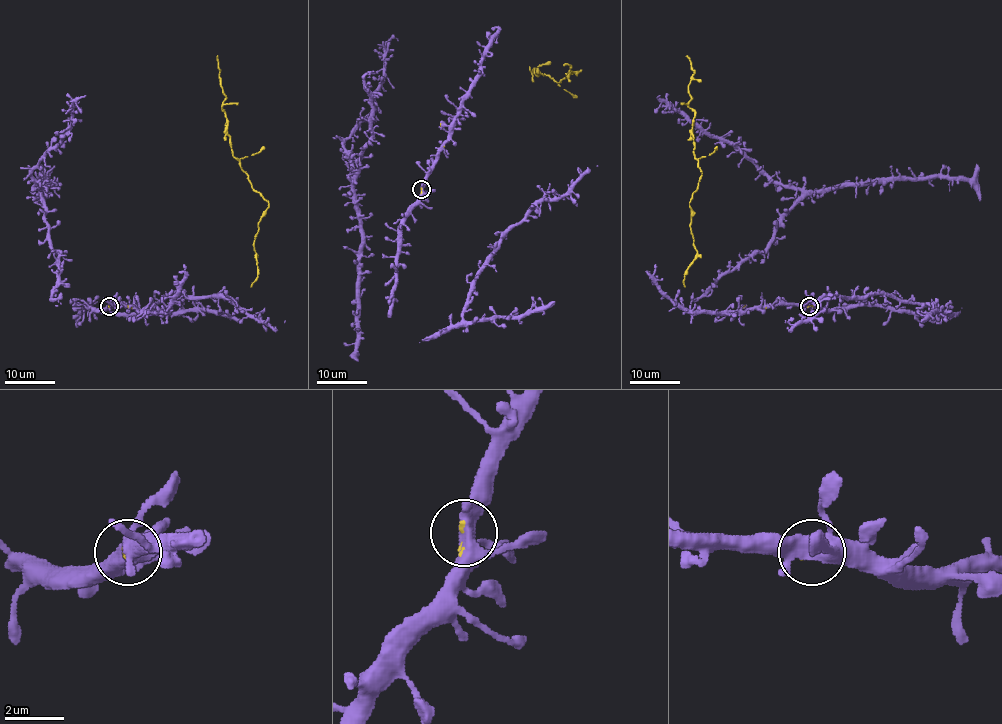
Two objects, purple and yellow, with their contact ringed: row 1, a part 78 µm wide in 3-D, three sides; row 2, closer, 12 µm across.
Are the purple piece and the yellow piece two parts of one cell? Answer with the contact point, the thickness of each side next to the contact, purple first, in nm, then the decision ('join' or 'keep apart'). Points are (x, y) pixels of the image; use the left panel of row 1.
at (109, 306); 480 nm thick on the purple side, 80 nm on the other; join

